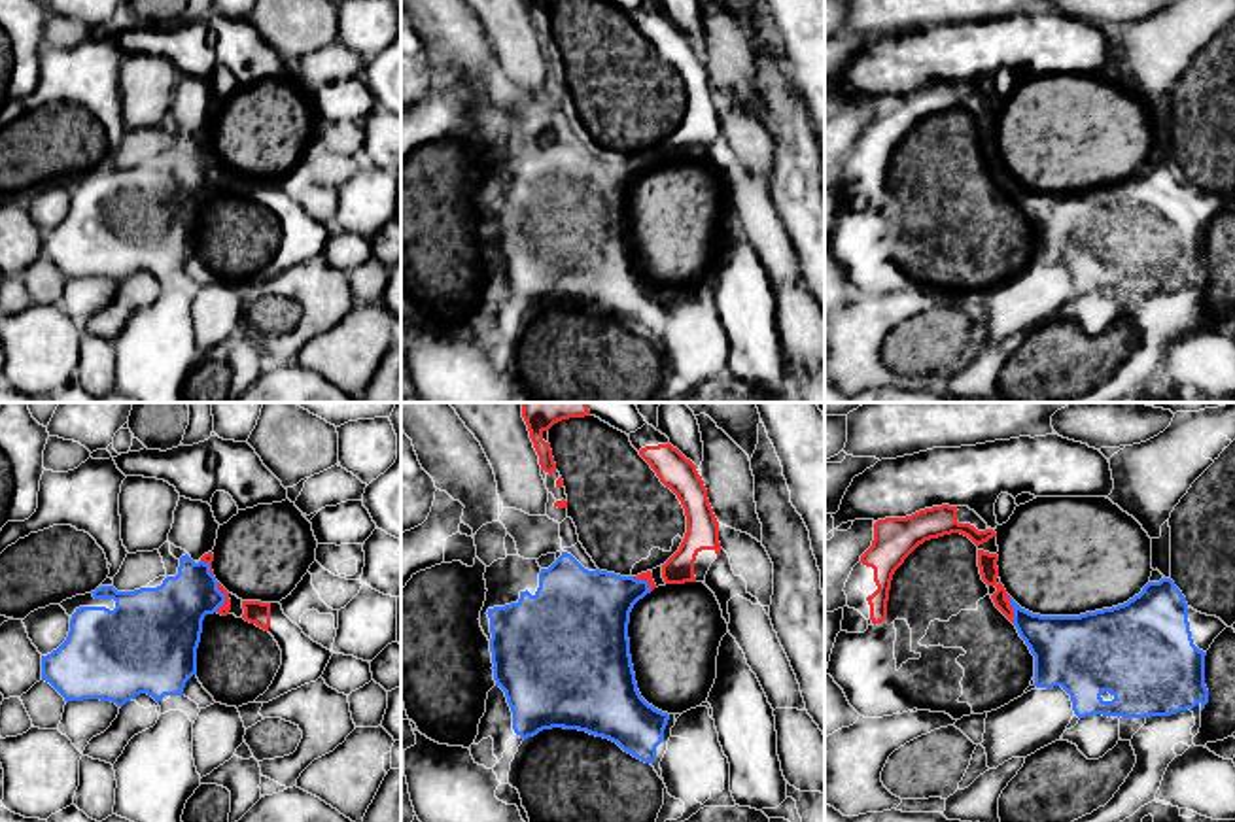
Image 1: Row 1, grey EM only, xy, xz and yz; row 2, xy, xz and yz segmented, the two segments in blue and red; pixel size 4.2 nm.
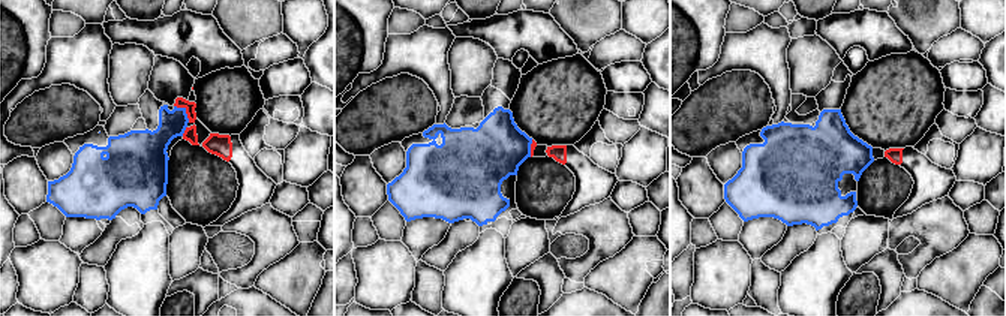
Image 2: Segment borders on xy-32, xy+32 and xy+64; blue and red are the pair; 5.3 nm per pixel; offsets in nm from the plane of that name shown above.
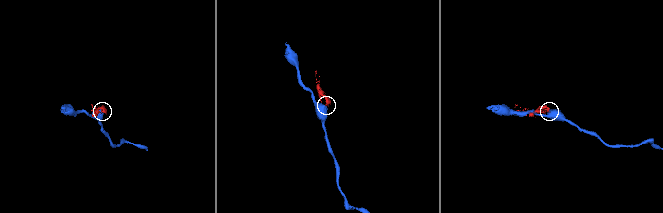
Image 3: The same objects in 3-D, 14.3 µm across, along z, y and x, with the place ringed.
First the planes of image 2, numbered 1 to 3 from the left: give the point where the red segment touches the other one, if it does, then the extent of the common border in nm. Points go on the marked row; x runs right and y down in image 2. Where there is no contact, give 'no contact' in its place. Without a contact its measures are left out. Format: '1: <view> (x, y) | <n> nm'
1: xy-32 (185, 111) | 130 nm
2: xy+32 (529, 149) | 100 nm
3: no contact

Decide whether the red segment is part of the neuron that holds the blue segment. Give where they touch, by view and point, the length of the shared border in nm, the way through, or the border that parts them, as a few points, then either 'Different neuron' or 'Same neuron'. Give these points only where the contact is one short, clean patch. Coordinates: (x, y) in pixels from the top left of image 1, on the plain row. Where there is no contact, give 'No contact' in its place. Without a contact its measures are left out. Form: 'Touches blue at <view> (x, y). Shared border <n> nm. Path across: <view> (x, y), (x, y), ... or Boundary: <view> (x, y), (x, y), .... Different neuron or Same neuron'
Touches blue at xy (224, 174). Shared border 130 nm. Boundary: xy (216, 159), (224, 172), (218, 188). Different neuron

